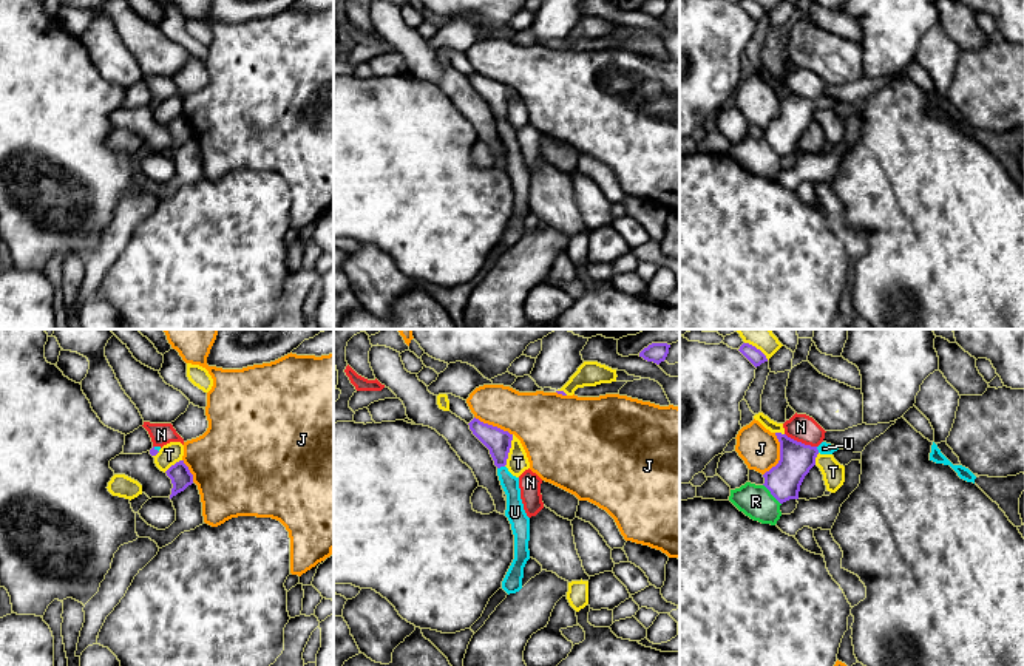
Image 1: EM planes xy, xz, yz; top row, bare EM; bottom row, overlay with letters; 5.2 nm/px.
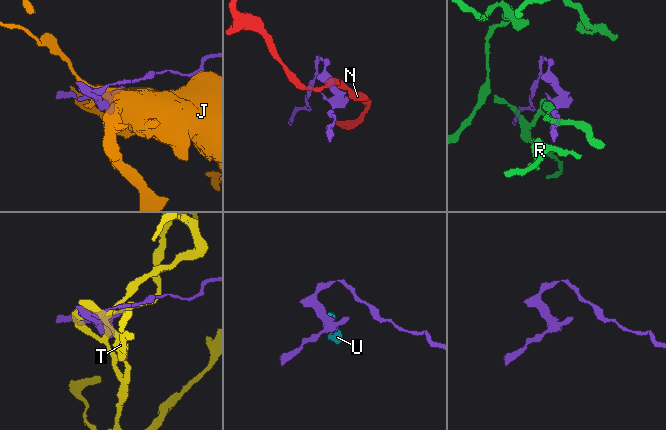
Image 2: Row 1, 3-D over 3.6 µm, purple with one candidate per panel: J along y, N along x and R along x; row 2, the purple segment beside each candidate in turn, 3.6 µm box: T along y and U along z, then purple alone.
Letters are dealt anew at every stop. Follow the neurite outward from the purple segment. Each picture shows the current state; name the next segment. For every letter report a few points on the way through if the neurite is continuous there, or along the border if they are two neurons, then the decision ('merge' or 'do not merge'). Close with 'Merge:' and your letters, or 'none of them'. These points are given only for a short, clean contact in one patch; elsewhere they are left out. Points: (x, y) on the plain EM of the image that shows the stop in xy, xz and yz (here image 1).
J: do not merge
N: do not merge
R: do not merge
T: do not merge
U: runs through xz (498, 95), (501, 119), (513, 146), (515, 164); merge
Merge: U

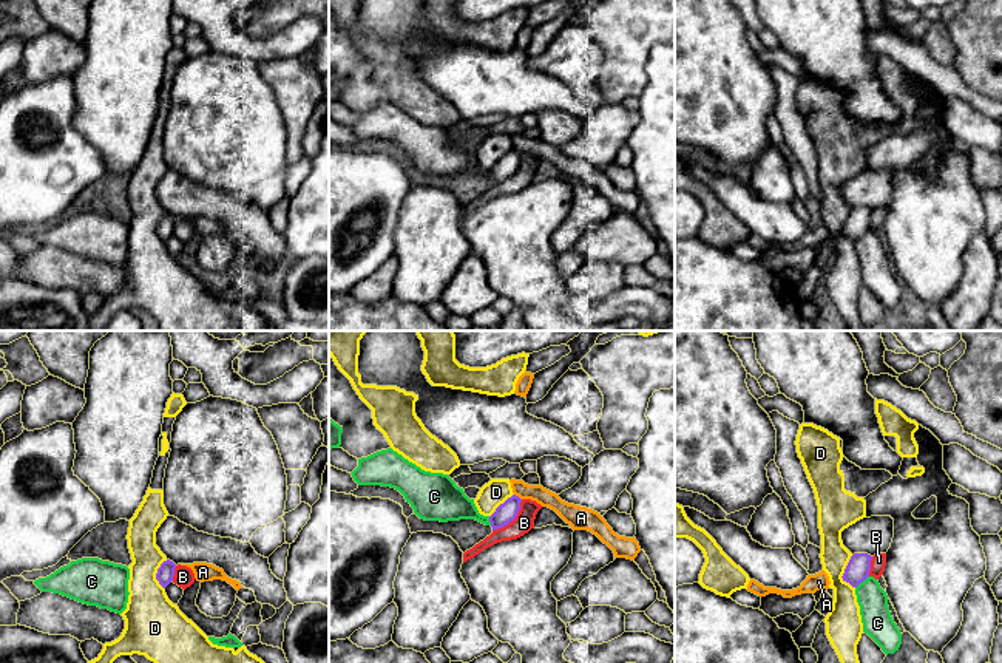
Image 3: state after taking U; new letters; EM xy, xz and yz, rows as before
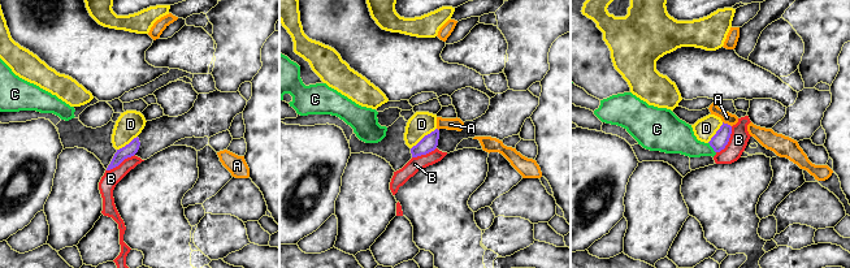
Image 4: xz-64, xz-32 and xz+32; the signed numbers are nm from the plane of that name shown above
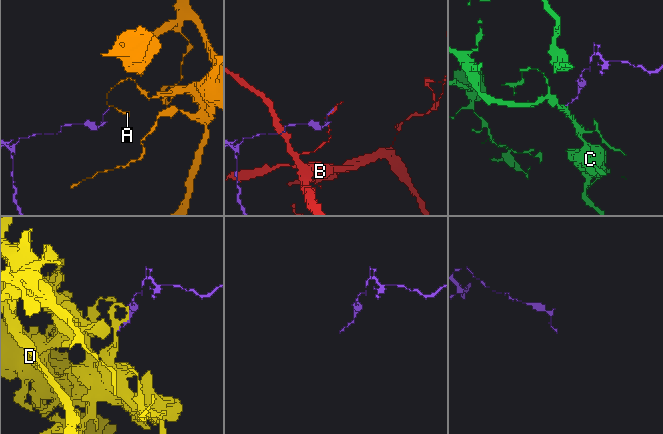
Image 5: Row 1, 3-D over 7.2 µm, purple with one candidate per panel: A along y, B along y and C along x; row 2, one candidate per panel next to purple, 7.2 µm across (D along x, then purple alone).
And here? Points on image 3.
A: border along xz (514, 147), (521, 153); do not merge
B: do not merge
C: border along yz (868, 229), (856, 241); do not merge
D: do not merge
Merge: none of them

